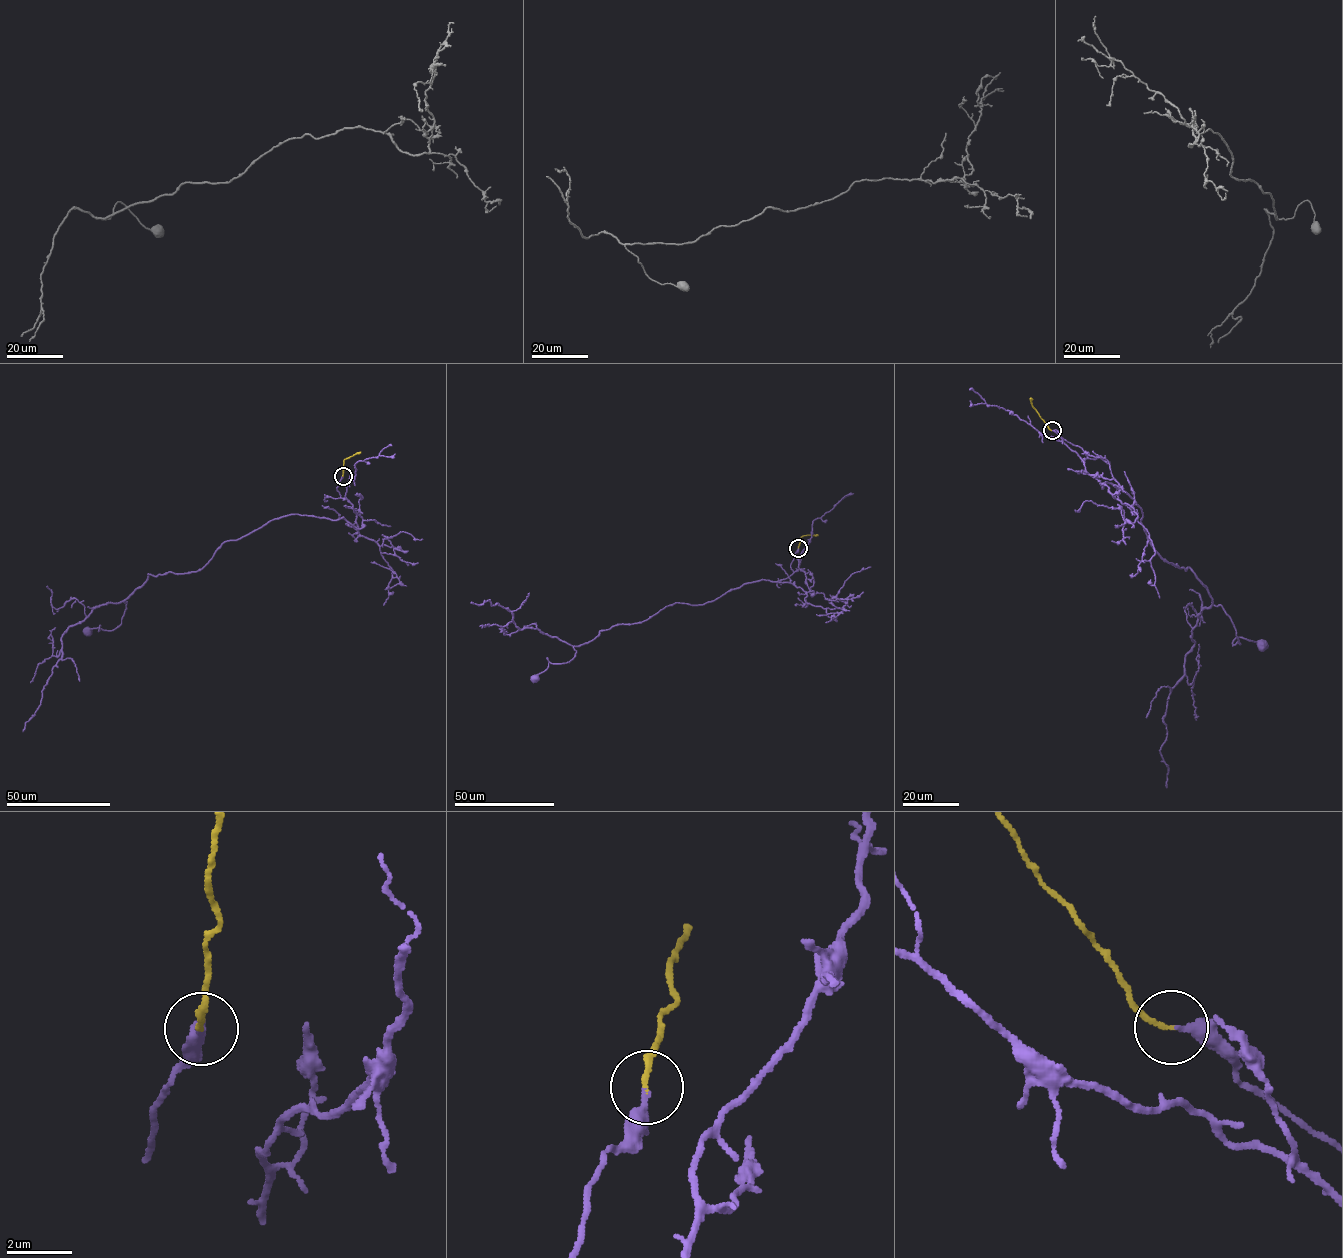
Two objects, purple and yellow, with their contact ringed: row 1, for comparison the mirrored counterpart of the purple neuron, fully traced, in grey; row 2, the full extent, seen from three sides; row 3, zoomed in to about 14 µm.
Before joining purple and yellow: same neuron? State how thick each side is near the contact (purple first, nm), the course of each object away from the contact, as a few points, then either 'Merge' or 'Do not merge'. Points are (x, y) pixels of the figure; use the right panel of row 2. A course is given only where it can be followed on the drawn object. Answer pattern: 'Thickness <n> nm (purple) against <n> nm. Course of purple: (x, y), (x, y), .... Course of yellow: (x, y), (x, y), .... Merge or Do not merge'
Thickness 280 nm (purple) against 160 nm. Course of purple: (1052, 430), (1140, 507), (1149, 543), (1205, 587), (1232, 643), (1263, 645). Course of yellow: (1052, 430), (1031, 405), (1031, 398). Merge

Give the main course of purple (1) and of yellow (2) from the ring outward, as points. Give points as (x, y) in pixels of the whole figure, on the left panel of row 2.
1: (343, 476), (337, 490), (364, 526), (270, 520), (197, 571), (149, 574), (119, 625), (88, 631)
2: (343, 476), (344, 460), (361, 452)

